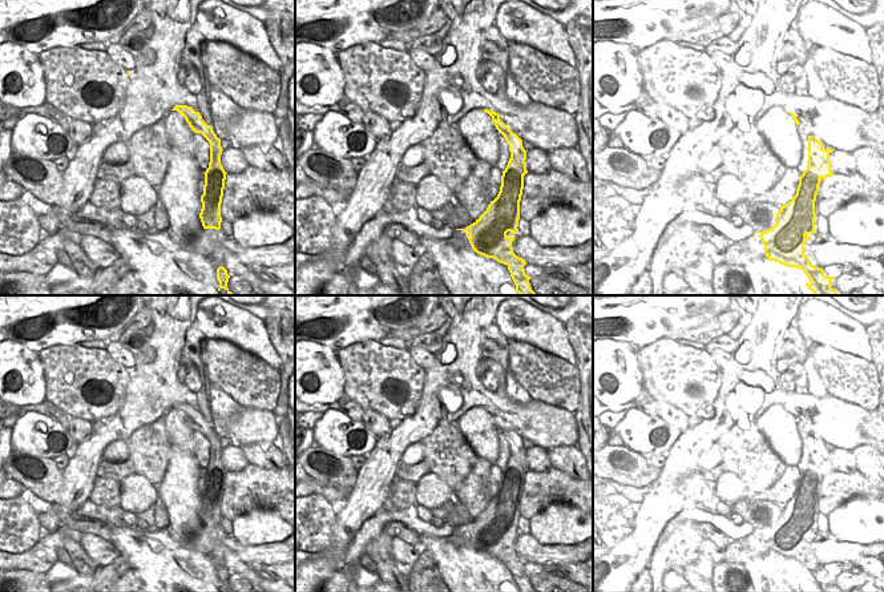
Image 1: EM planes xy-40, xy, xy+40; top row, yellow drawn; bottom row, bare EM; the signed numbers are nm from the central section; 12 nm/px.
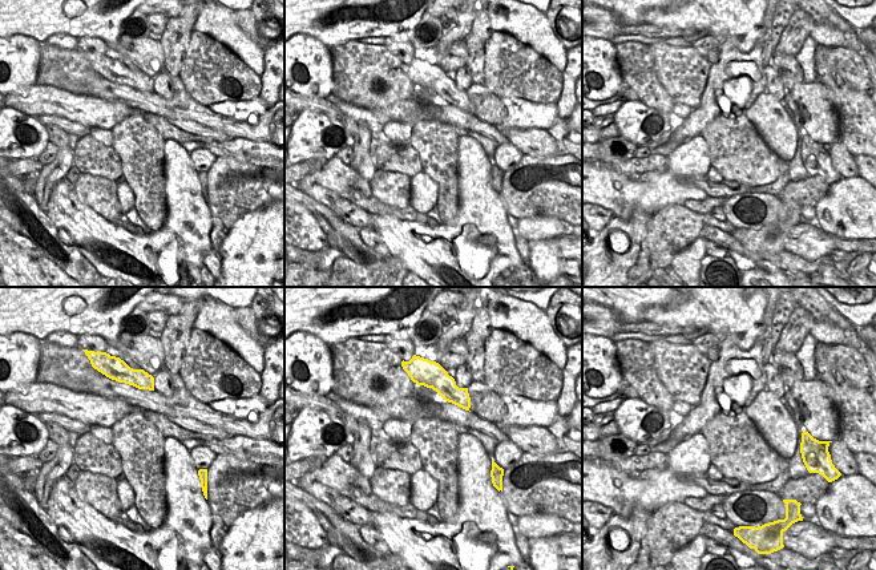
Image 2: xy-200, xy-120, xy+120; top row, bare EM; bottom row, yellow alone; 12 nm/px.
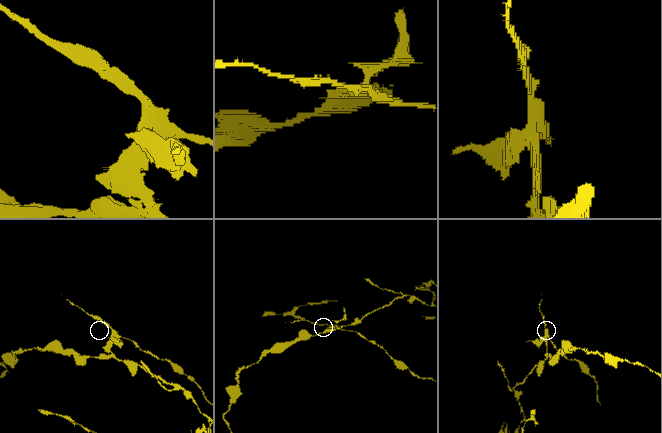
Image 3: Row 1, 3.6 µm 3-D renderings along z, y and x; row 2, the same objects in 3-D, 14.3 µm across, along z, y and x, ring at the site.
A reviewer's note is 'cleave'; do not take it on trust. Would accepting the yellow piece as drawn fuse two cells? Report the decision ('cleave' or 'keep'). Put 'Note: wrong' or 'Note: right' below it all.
cleave
Note: right

